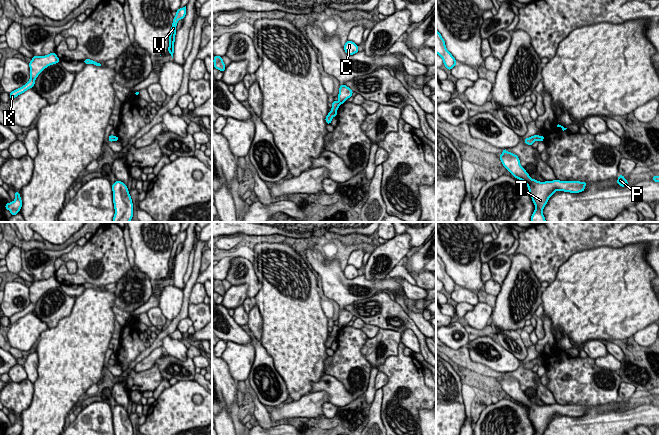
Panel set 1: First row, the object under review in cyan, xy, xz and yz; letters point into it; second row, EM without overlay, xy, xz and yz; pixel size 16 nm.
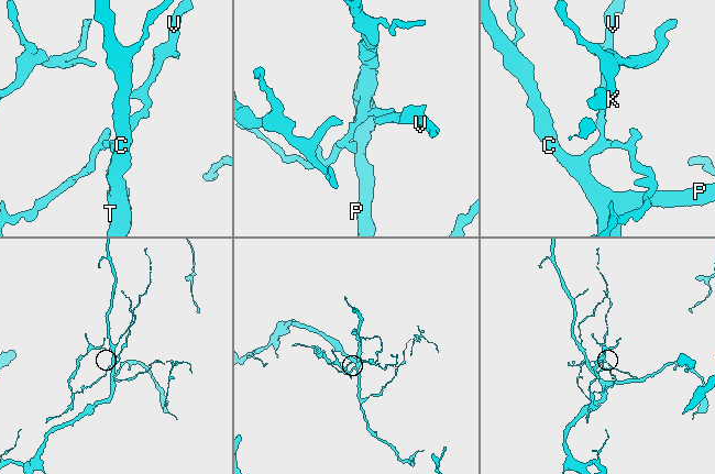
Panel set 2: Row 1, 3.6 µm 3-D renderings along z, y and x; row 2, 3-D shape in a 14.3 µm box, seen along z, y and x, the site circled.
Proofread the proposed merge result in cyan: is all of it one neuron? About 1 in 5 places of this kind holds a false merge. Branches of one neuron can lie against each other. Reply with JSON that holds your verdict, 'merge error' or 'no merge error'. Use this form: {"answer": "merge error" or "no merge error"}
{"answer": "merge error"}

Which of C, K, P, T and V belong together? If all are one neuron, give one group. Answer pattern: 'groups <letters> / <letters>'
groups C P T V / K

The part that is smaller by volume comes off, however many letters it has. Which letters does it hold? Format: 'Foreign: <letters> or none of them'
Foreign: K

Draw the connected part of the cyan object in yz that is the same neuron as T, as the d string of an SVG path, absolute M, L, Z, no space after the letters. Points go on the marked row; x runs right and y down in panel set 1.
M503 150L499 156L502 165L517 179L523 181L529 190L529 195L535 205L531 216L531 222L546 222L542 213L549 198L557 191L579 193L585 190L587 182L580 181L545 181L540 182L532 179L526 170L520 165L519 157L511 152Z

